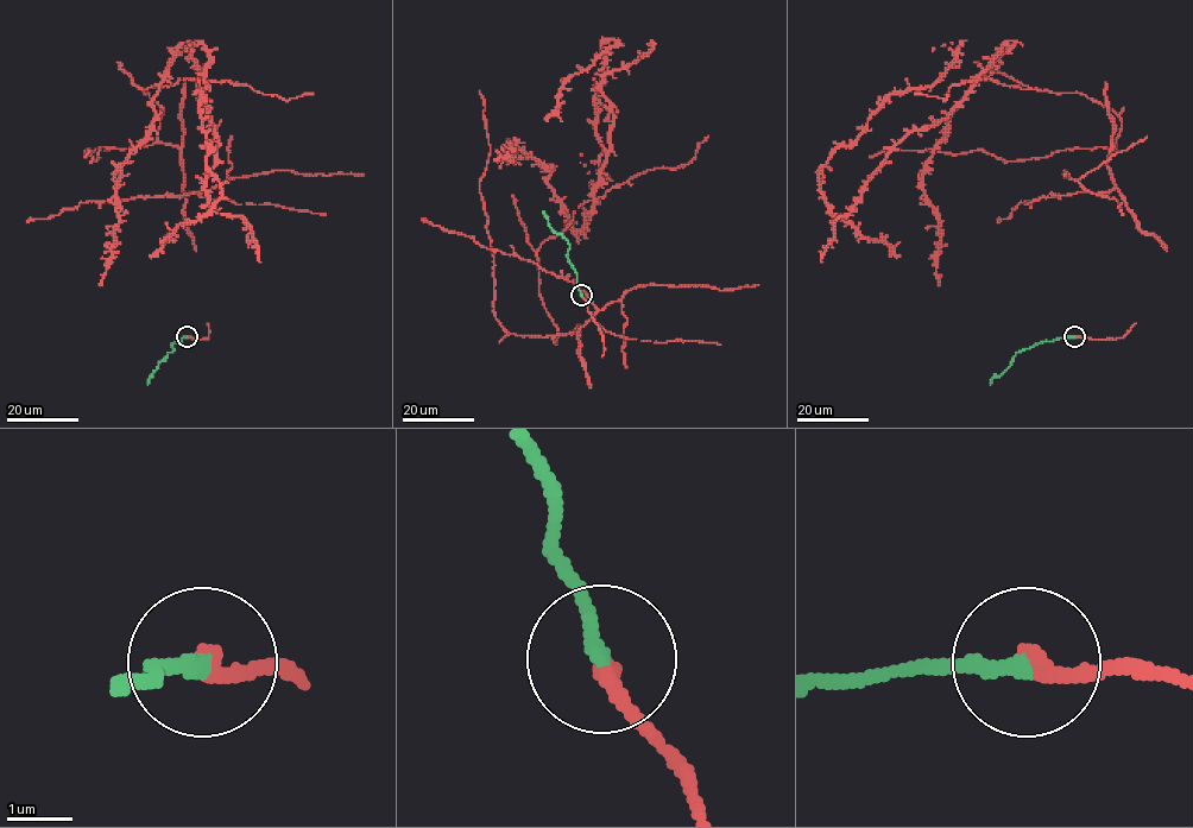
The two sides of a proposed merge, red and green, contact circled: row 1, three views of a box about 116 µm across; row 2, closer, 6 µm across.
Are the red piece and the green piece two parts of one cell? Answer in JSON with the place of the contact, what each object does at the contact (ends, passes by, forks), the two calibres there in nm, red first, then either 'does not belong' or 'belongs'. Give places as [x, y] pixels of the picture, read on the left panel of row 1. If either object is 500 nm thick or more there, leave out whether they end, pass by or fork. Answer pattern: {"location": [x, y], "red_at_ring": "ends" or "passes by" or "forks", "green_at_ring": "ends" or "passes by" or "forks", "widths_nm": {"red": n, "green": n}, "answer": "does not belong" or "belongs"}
{"location": [187, 336], "red_at_ring": "ends", "green_at_ring": "ends", "widths_nm": {"red": 280, "green": 260}, "answer": "belongs"}

